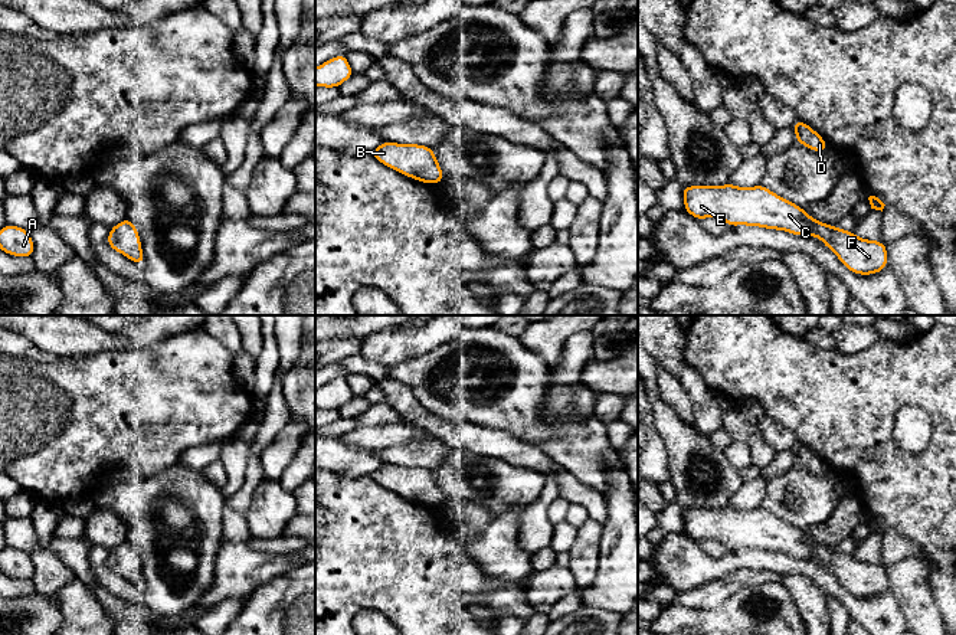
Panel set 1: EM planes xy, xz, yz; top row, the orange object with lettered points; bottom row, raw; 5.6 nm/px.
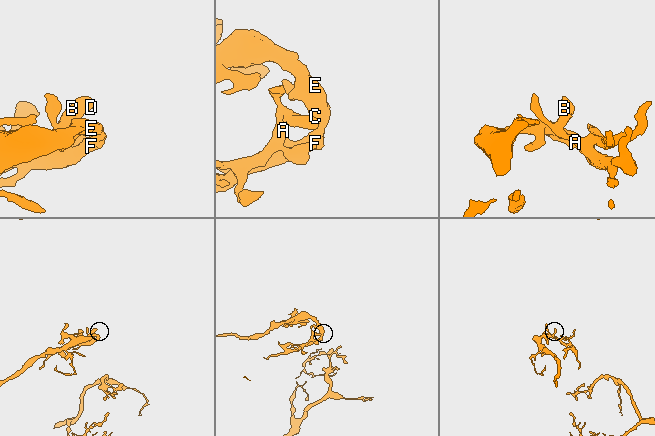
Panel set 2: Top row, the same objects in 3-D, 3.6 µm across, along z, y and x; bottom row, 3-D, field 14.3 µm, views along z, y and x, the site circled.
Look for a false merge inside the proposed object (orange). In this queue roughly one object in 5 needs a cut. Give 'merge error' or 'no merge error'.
no merge error

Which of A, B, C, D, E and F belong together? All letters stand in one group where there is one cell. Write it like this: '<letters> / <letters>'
A B C D E F

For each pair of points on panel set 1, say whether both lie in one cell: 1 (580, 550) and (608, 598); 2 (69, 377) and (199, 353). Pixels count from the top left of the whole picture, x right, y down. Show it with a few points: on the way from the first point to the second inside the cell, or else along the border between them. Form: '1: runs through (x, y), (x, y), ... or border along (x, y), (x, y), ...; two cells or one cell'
1: border along (601, 543), (598, 573), (579, 591); two cells
2: runs through (101, 377), (123, 372), (167, 376); one cell

